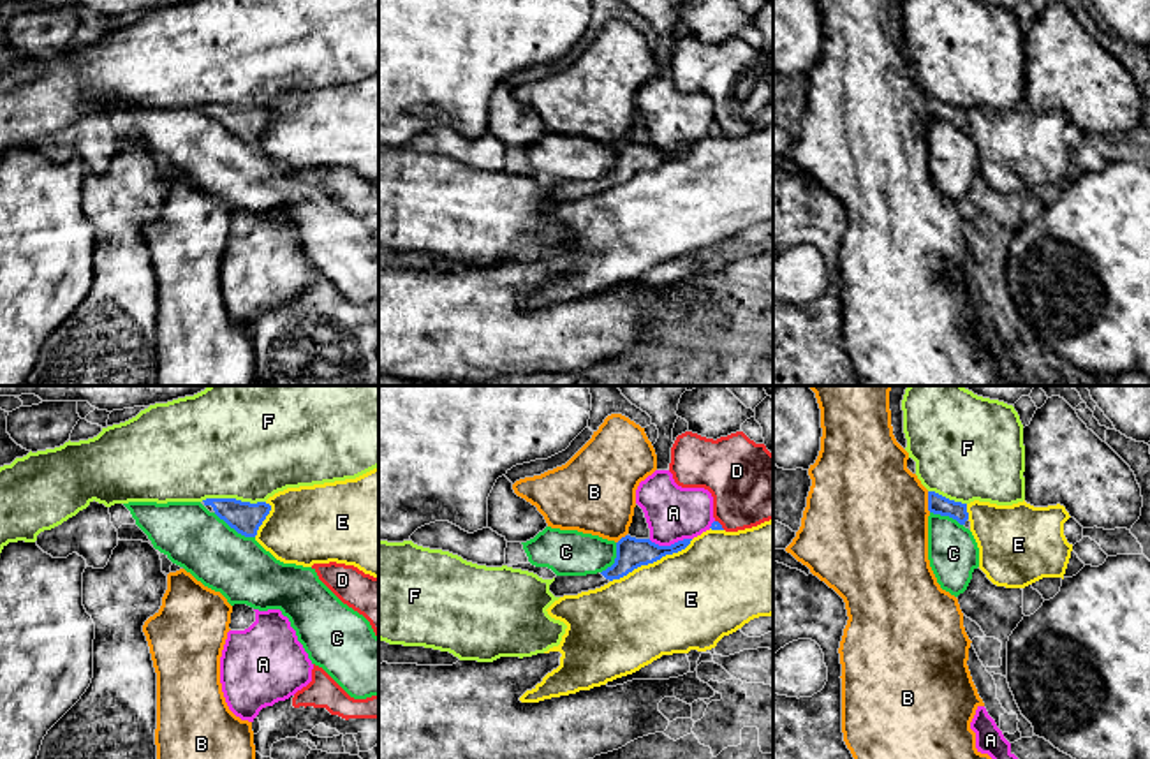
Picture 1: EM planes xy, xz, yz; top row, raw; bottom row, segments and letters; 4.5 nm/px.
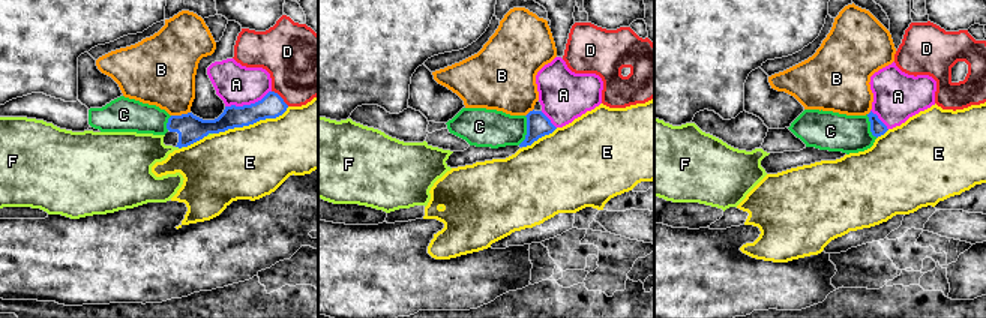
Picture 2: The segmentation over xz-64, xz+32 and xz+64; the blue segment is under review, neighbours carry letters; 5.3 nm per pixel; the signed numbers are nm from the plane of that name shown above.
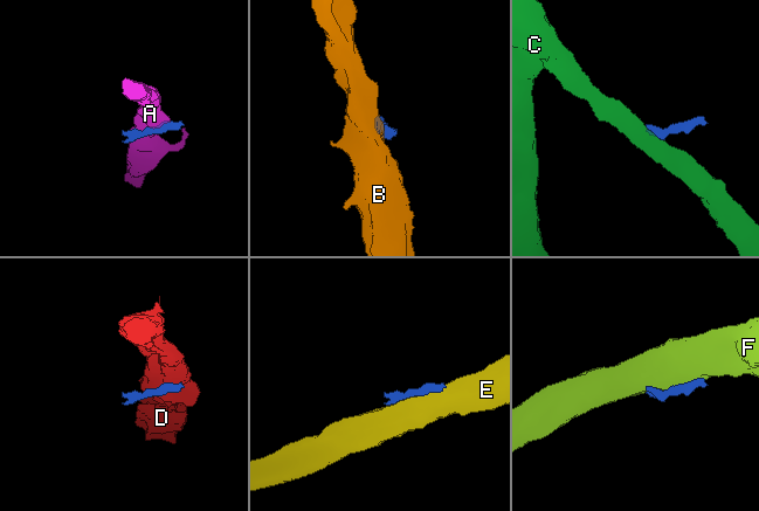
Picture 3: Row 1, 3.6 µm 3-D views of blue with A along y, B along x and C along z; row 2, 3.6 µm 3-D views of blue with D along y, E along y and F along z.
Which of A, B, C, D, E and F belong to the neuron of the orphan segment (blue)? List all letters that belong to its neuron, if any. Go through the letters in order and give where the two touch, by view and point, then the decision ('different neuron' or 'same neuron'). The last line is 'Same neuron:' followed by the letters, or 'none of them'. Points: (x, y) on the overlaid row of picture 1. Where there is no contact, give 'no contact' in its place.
A: contact xz (671, 545); different neuron
B: contact yz (928, 502); different neuron
C: contact xy (235, 529); different neuron
D: contact xz (721, 525); different neuron
E: contact xz (650, 562); different neuron
F: contact xy (233, 499); different neuron
Same neuron: none of them

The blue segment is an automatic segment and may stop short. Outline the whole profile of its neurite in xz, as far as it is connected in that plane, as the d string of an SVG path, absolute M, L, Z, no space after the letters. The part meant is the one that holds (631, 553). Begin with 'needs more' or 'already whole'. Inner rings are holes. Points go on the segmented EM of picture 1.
needs more | M630 535L616 542L616 558L611 567L597 574L586 576L557 576L549 585L555 597L578 595L581 592L595 590L613 579L620 579L641 565L653 564L666 555L678 553L690 544L692 539L678 541L671 546L659 546L650 539L636 539Z

